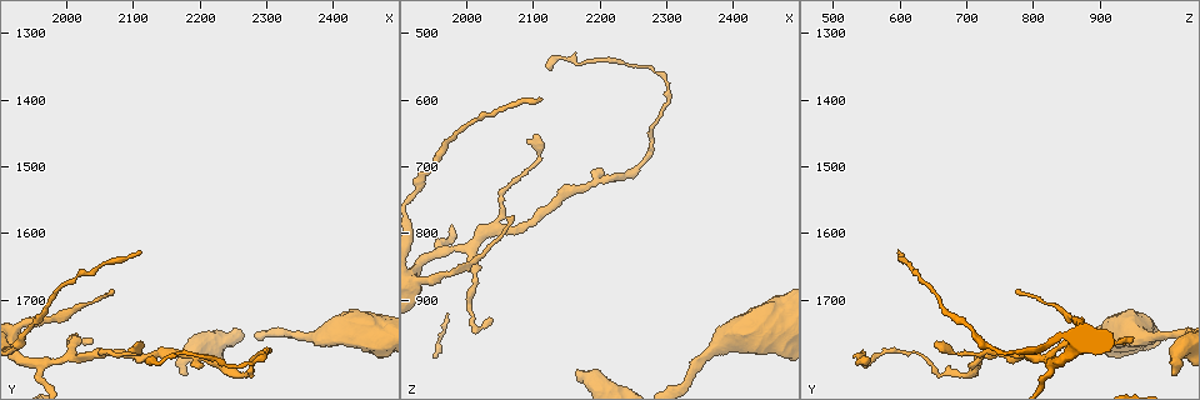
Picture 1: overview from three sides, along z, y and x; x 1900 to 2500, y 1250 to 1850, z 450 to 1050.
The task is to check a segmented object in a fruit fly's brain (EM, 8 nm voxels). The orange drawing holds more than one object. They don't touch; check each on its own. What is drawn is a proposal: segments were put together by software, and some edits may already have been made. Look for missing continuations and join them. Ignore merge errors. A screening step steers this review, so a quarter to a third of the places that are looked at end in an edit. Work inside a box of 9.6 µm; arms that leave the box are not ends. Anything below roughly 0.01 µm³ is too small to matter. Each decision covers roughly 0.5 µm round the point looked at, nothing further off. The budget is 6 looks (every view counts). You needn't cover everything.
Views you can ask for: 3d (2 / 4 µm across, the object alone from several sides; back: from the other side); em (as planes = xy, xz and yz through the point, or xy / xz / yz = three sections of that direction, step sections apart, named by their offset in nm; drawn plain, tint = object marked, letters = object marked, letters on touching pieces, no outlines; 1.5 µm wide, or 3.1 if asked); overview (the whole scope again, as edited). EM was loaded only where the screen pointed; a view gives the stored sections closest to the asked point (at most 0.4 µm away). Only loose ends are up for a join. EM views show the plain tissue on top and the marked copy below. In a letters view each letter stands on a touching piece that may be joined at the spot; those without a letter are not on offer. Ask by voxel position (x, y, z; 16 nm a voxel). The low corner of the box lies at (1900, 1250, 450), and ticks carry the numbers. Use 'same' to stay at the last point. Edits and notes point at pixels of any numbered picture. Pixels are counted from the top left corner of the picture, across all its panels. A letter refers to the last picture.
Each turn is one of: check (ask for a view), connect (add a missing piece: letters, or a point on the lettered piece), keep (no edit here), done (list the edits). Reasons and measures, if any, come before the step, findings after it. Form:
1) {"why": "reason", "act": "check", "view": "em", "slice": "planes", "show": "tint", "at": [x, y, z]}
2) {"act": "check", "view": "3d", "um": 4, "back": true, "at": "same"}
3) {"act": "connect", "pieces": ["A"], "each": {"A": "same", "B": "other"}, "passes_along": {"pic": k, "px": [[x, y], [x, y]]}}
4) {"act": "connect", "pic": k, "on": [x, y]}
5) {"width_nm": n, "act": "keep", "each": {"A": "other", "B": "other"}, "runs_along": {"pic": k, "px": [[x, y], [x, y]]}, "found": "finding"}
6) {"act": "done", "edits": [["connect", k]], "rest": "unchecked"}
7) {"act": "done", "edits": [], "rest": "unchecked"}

{"why": "tapers out", "act": "check", "view": "em", "slice": "planes", "show": "tint", "at": [2120, 1780, 555]}

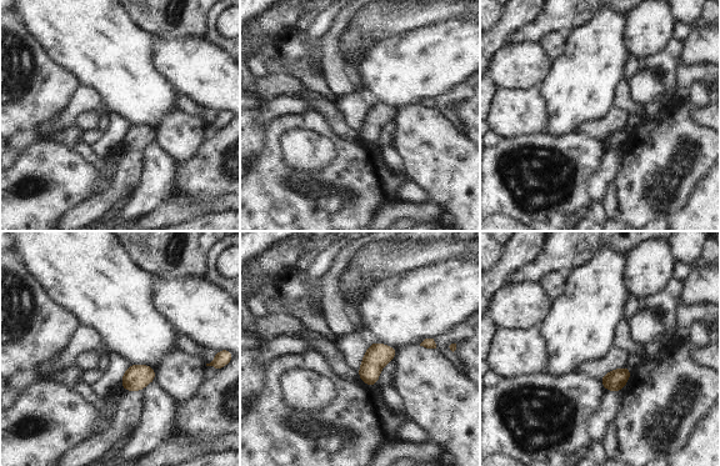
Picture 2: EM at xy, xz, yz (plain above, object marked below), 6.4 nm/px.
{"act": "check", "view": "em", "slice": "planes", "show": "letters", "at": "same"}

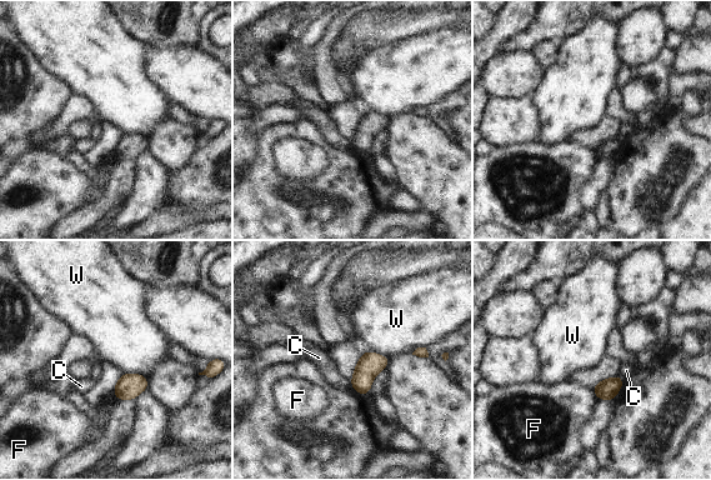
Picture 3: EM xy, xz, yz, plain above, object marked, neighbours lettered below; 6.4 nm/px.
{"width_nm": 80, "act": "keep", "each": {"C": "other", "F": "other", "W": "other"}, "border": {"pic": 3, "px": [[350, 381], [353, 389]]}, "found": "no lettered piece goes on from it"}

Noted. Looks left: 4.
{"act": "check", "view": "em", "slice": "planes", "show": "letters", "at": [2180, 1815, 1015]}

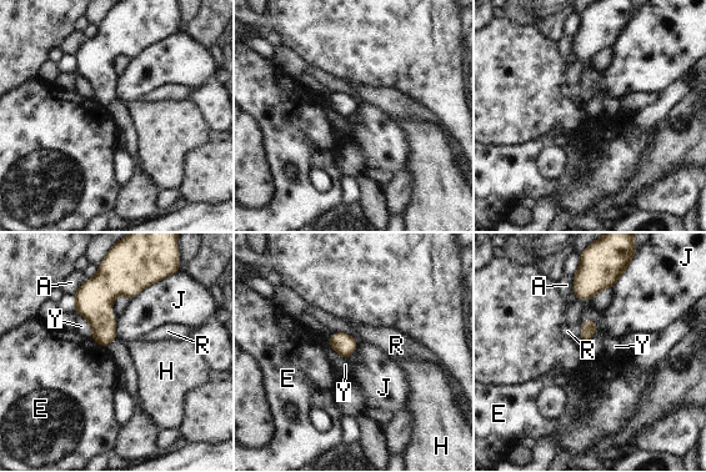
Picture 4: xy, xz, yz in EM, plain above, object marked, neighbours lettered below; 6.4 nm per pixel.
{"longest_contact_nm": ["J", 240], "act": "keep", "each": {"A": "other", "E": "other", "H": "other", "J": "other", "R": "other", "Y": "other"}, "found": "no lettered piece goes on from it"}

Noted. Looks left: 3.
{"why": "free end", "act": "check", "view": "3d", "um": 4, "at": [2040, 1760, 930]}

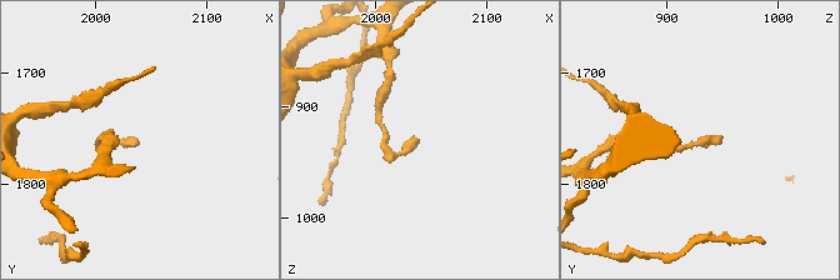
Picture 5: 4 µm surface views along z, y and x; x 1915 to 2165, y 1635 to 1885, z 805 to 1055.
{"why": "need the tissue", "act": "check", "view": "em", "slice": "xy", "step": 4, "show": "letters", "at": [2040, 1766, 930]}

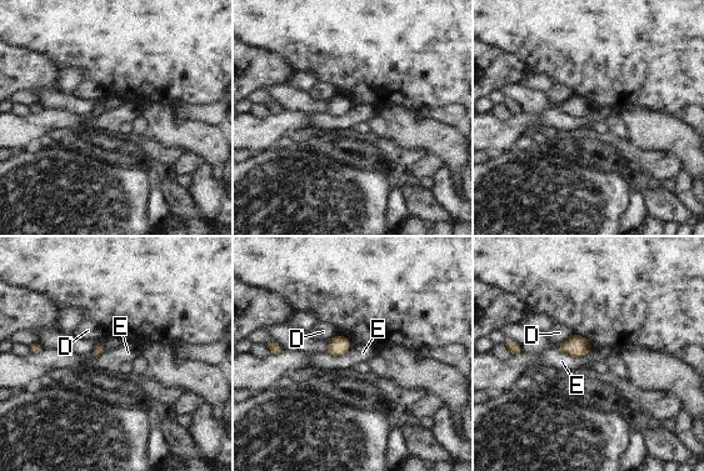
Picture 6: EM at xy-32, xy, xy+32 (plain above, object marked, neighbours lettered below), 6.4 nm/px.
{"act": "check", "view": "em", "slice": "planes", "show": "letters", "at": "same"}

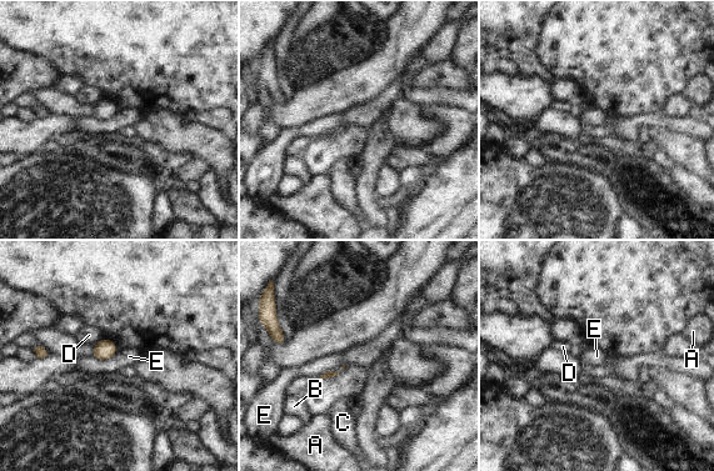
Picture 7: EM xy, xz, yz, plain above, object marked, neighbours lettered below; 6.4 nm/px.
{"act": "keep", "each": {"A": "other", "B": "other", "C": "other", "D": "other", "E": "other"}, "border": {"pic": 7, "px": [[118, 351], [108, 359], [91, 356]]}, "found": "no lettered piece goes on from it"}

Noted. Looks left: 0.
{"act": "done", "edits": [], "rest": "unchecked"}

